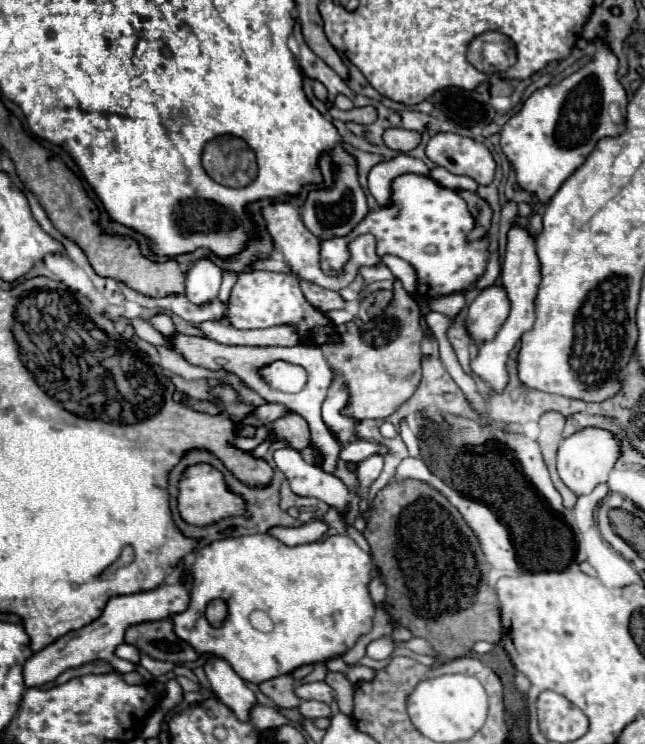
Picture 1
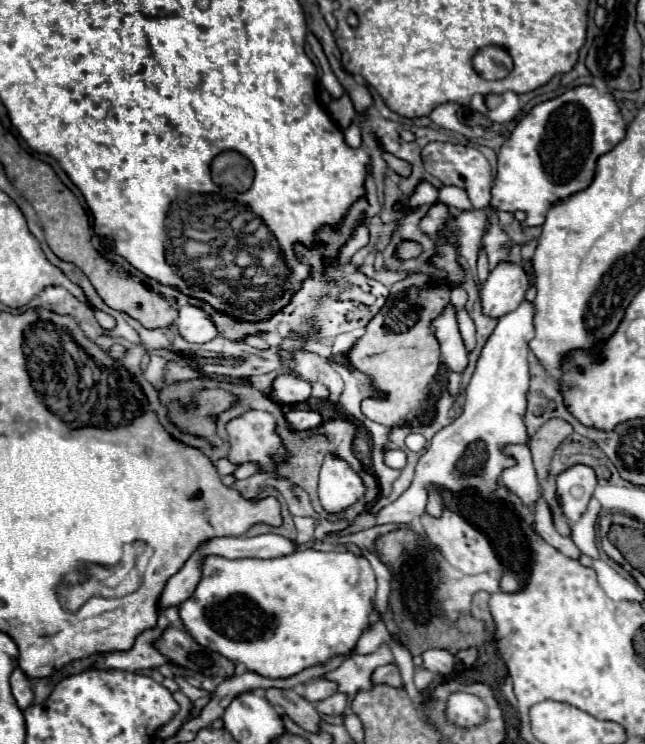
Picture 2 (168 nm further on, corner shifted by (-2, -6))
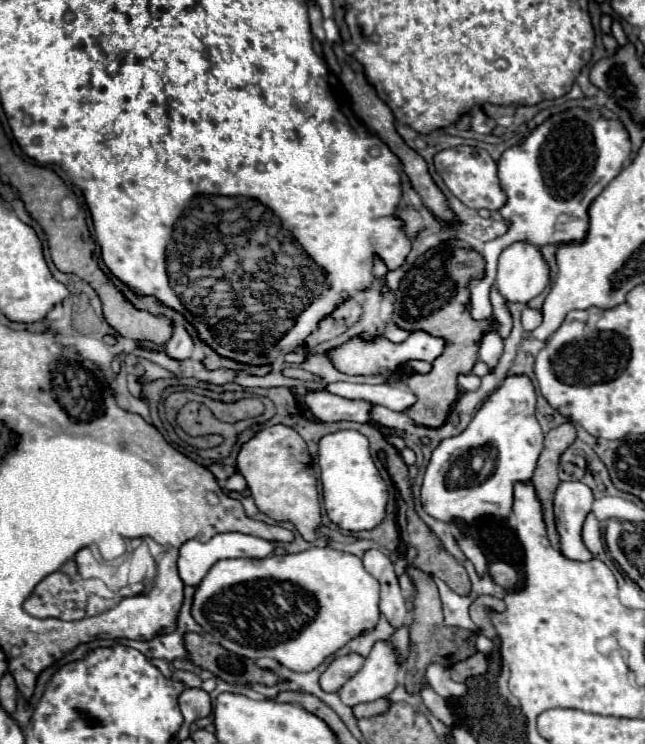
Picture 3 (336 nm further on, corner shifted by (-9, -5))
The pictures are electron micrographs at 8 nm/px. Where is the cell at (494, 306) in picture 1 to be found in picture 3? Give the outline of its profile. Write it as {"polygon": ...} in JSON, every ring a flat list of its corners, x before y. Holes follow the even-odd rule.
{"polygon":[[513,243,503,249,497,267,497,289,507,303,529,303,549,281,549,267,539,247]]}

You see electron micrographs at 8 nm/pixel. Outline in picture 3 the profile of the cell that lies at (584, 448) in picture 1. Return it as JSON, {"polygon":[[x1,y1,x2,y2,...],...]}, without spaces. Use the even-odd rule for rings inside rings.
{"polygon":[[567,481,555,493,555,523,561,535,561,551,575,561,591,561,593,555,581,541,581,527,591,511,593,491,583,481]]}

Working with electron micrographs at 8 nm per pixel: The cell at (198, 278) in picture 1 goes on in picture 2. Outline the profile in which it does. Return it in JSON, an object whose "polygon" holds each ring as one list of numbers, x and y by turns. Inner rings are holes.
{"polygon":[[184,306,178,310,178,322,176,322,178,334,196,344,210,342,216,336,216,328,210,322,210,318,204,314,202,308,198,306]]}

